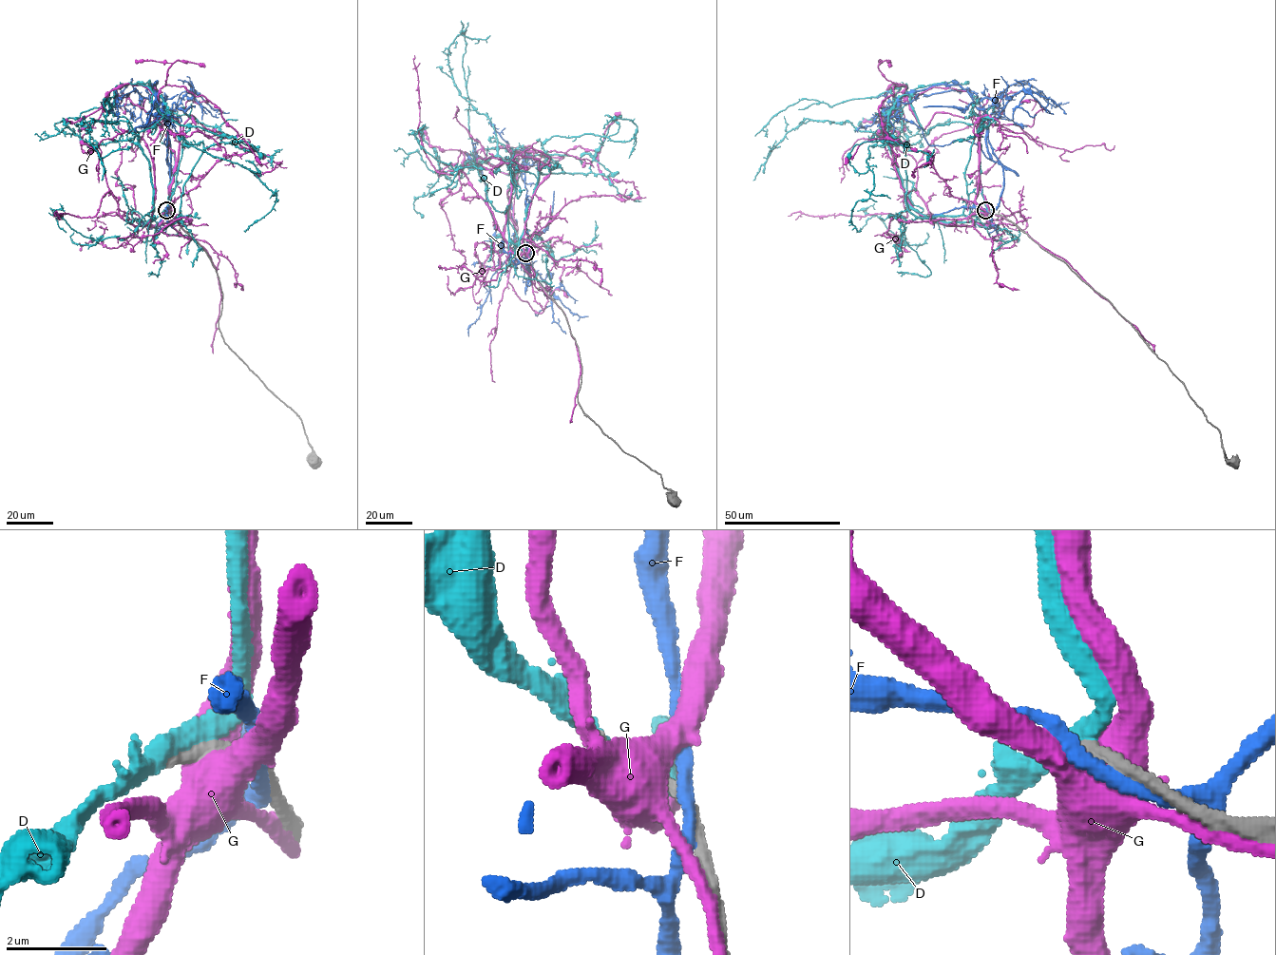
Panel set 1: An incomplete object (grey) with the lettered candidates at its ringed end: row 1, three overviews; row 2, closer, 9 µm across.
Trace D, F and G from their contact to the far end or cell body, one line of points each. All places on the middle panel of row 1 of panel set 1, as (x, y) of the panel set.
D: (524, 253), (509, 238), (509, 164), (496, 148), (471, 162), (462, 66), (466, 29), (459, 32)
F: (529, 257), (529, 271), (526, 256), (499, 260), (502, 246), (475, 165), (477, 141), (471, 143)
G: (526, 254), (534, 246), (519, 244), (506, 194), (517, 171), (559, 161), (578, 146), (597, 154), (619, 111)

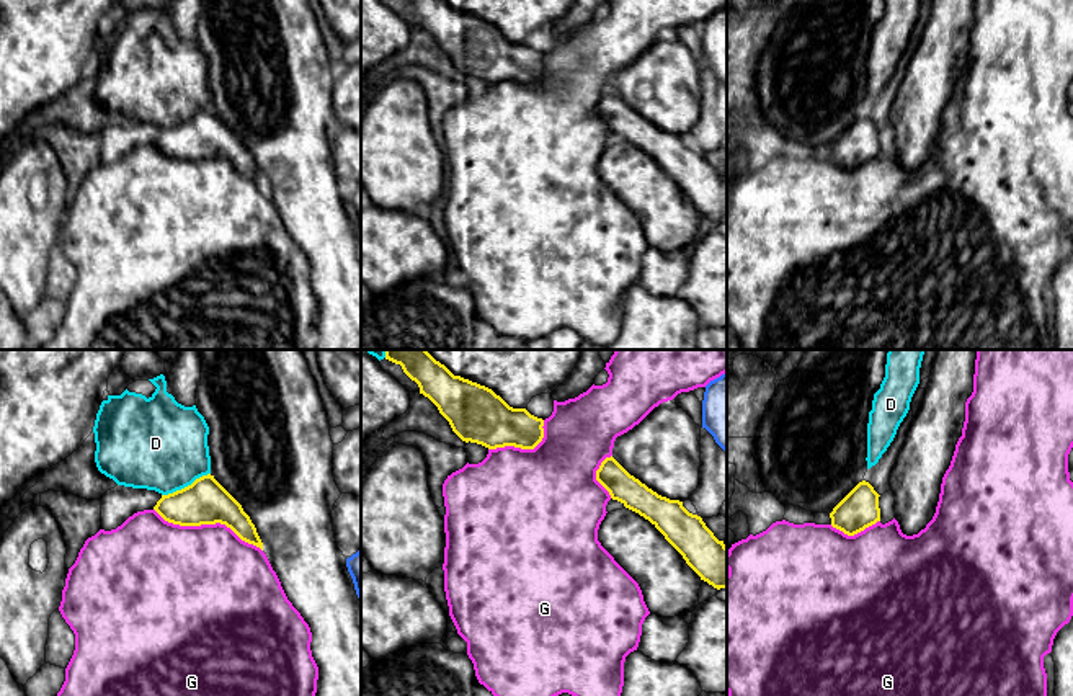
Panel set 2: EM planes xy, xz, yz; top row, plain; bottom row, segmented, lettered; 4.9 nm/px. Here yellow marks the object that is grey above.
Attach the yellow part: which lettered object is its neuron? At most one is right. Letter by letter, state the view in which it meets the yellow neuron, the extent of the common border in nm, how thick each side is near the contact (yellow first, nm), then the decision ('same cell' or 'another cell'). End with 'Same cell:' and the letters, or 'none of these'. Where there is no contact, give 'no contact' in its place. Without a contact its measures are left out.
D: contact in xy; length 260 nm; calibres 220 and 460 nm; same cell
F: no contact; another cell
G: contact in xy; length 600 nm; calibres 220 and 480 nm; another cell
Same cell: D

